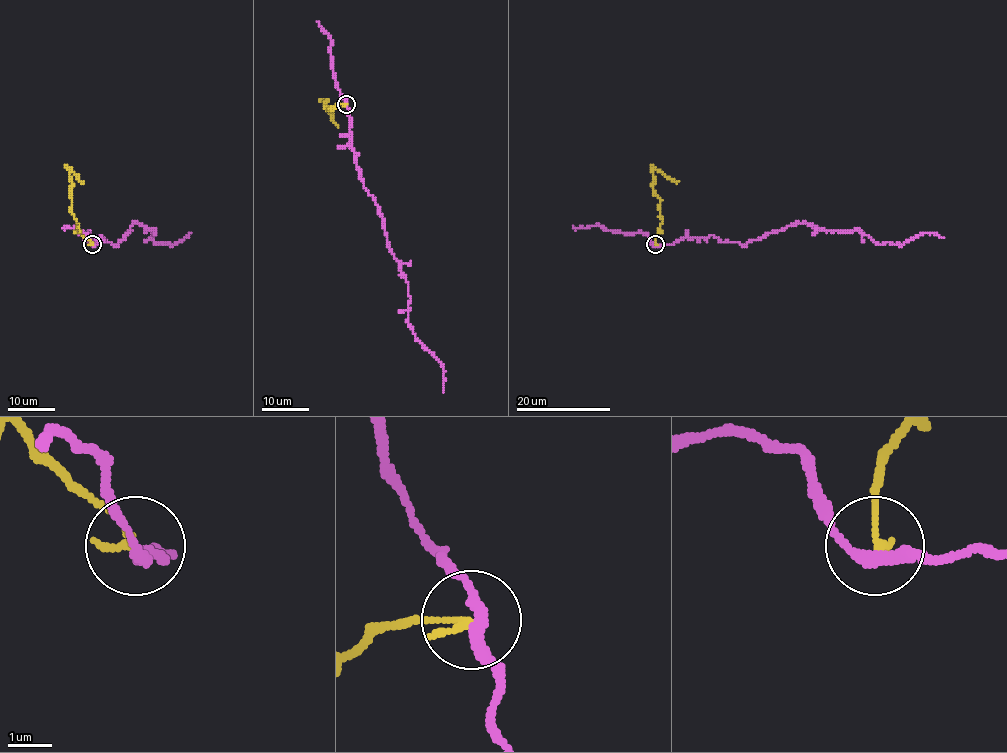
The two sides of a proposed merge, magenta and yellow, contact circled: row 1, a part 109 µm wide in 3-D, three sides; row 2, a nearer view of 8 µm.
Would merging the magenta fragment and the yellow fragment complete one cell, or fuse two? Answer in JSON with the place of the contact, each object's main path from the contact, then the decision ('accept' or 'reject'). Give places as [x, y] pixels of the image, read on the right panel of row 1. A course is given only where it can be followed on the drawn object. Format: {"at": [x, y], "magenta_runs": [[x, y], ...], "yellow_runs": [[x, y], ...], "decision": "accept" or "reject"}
{"at": [655, 244], "magenta_runs": [[656, 245], [714, 236], [742, 245], [802, 223], [860, 230], [880, 244], [903, 244], [921, 233], [944, 238]], "yellow_runs": [[656, 244], [661, 218], [660, 198], [653, 189], [652, 169], [656, 167], [678, 182]], "decision": "reject"}

